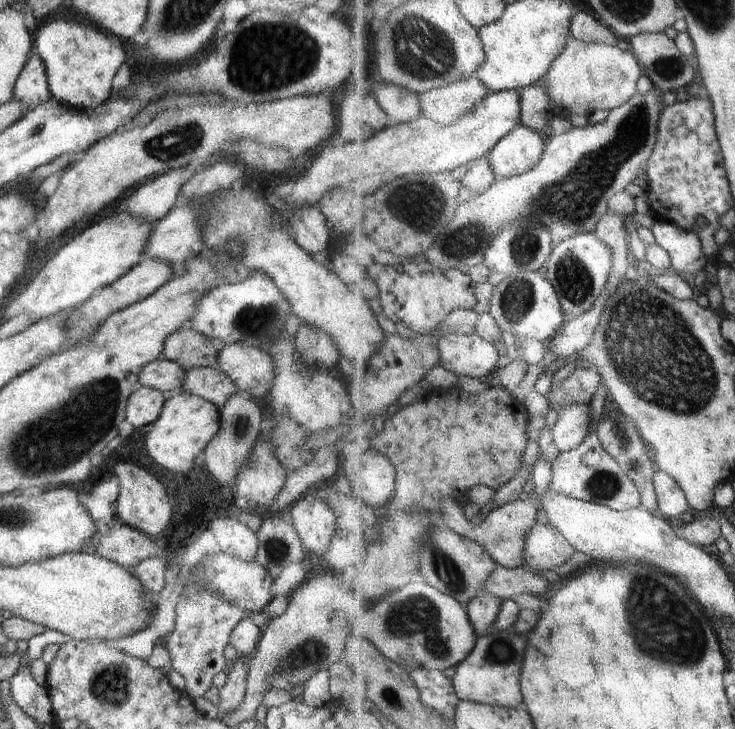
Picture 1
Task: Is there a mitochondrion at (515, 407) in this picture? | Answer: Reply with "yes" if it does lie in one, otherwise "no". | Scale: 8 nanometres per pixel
no

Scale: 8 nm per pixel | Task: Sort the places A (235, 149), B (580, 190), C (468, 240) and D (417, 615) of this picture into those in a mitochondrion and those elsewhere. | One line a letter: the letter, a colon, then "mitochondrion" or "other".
A: other
B: mitochondrion
C: mitochondrion
D: mitochondrion

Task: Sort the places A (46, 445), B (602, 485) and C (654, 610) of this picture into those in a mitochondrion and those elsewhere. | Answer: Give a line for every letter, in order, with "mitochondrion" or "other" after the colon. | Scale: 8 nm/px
A: mitochondrion
B: mitochondrion
C: mitochondrion

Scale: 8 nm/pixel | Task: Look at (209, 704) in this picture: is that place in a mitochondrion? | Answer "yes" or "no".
no

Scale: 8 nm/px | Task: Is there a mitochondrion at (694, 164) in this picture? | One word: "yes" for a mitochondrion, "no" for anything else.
no

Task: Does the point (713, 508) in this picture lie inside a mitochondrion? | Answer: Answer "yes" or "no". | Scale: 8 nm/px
no

